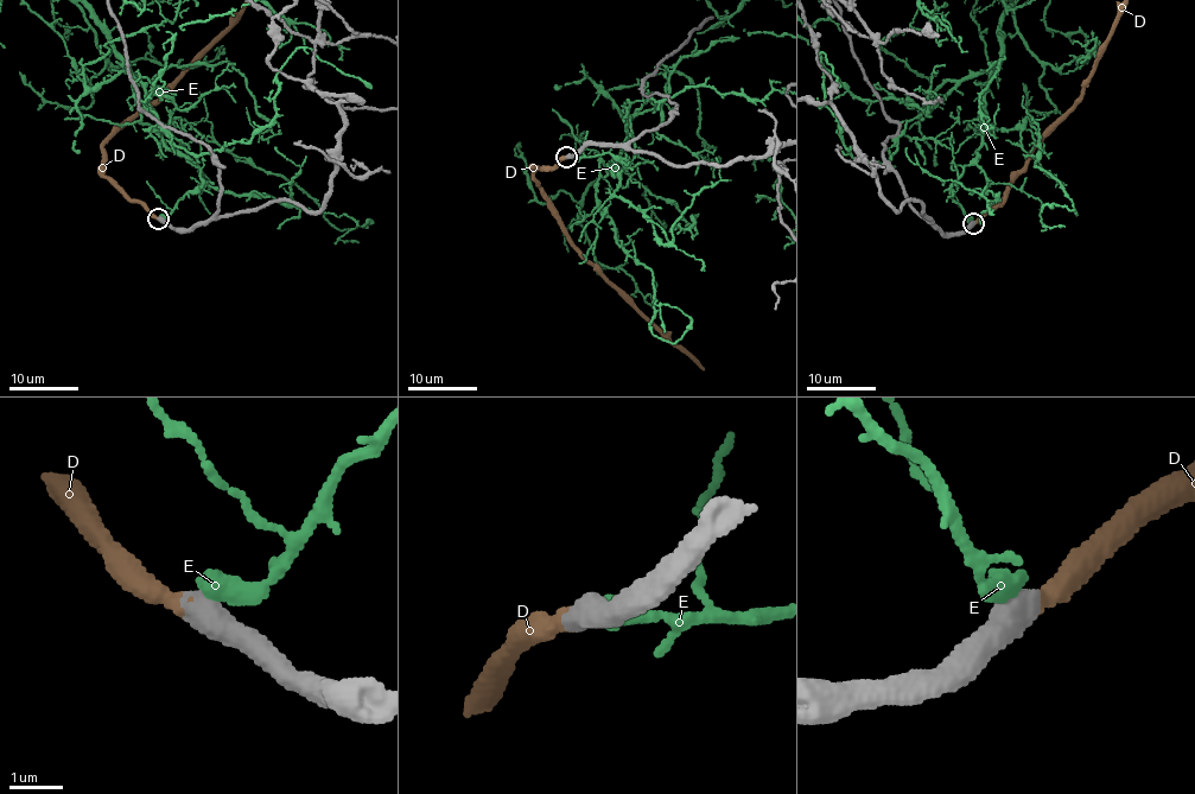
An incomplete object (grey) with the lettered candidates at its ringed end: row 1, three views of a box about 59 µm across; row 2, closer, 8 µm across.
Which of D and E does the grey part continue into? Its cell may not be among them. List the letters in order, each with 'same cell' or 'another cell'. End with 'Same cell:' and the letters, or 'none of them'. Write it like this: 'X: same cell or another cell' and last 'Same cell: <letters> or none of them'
D: same cell
E: another cell
Same cell: D

